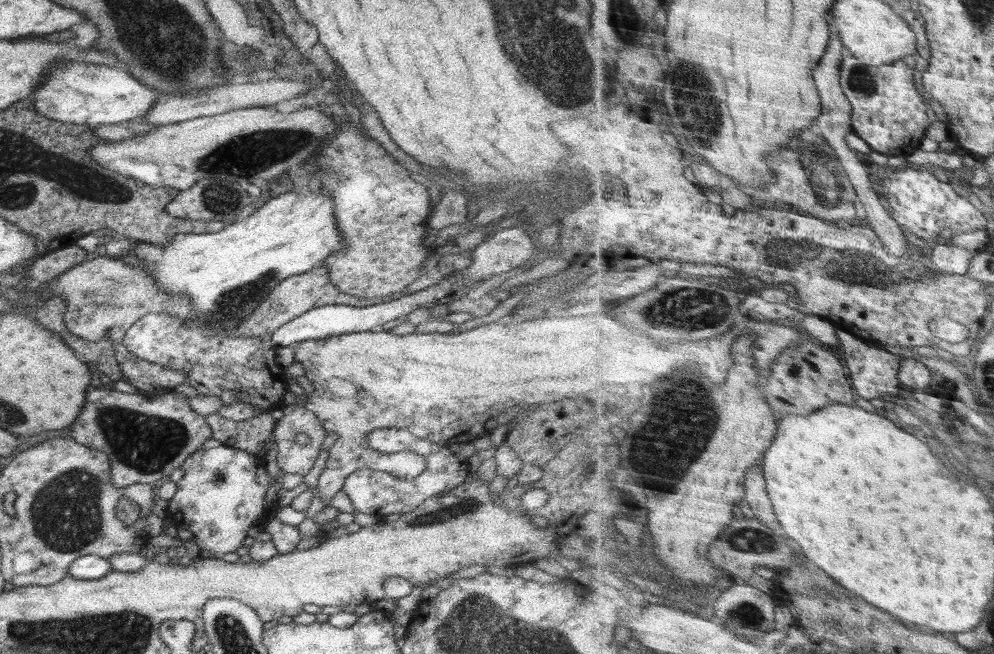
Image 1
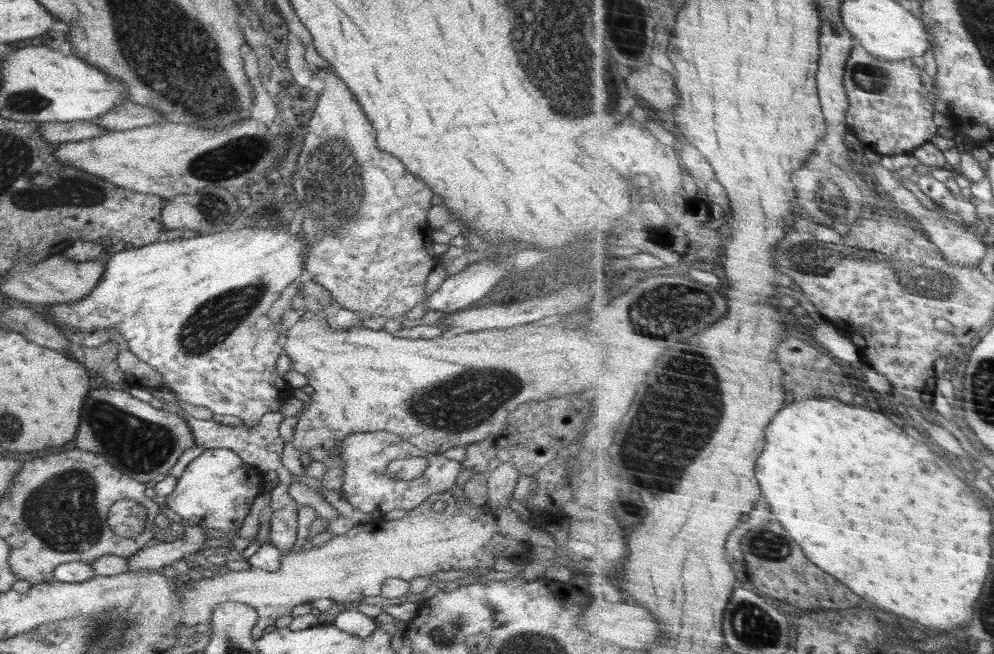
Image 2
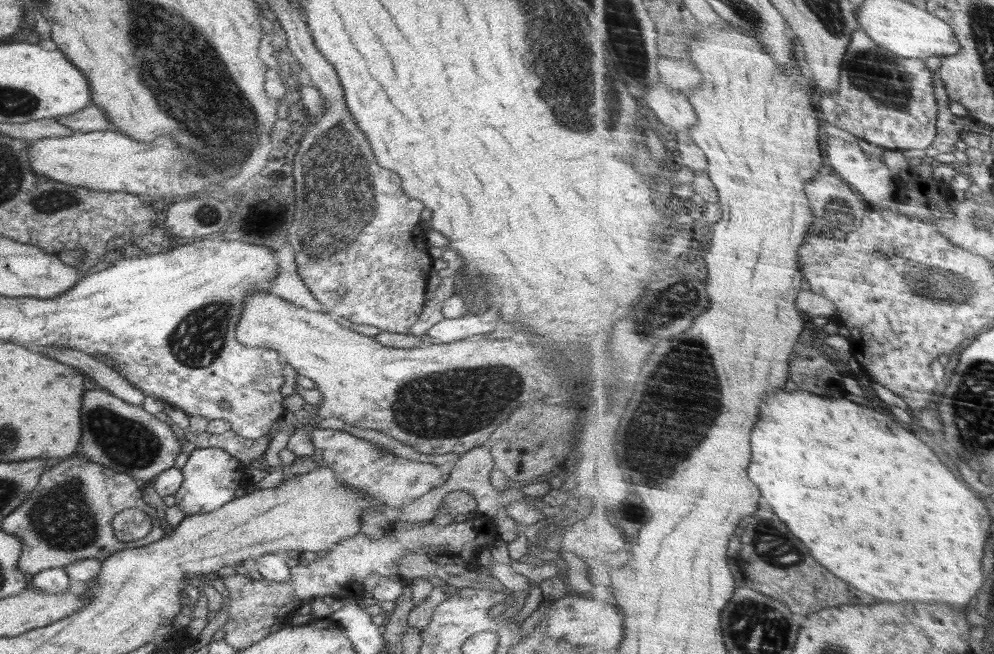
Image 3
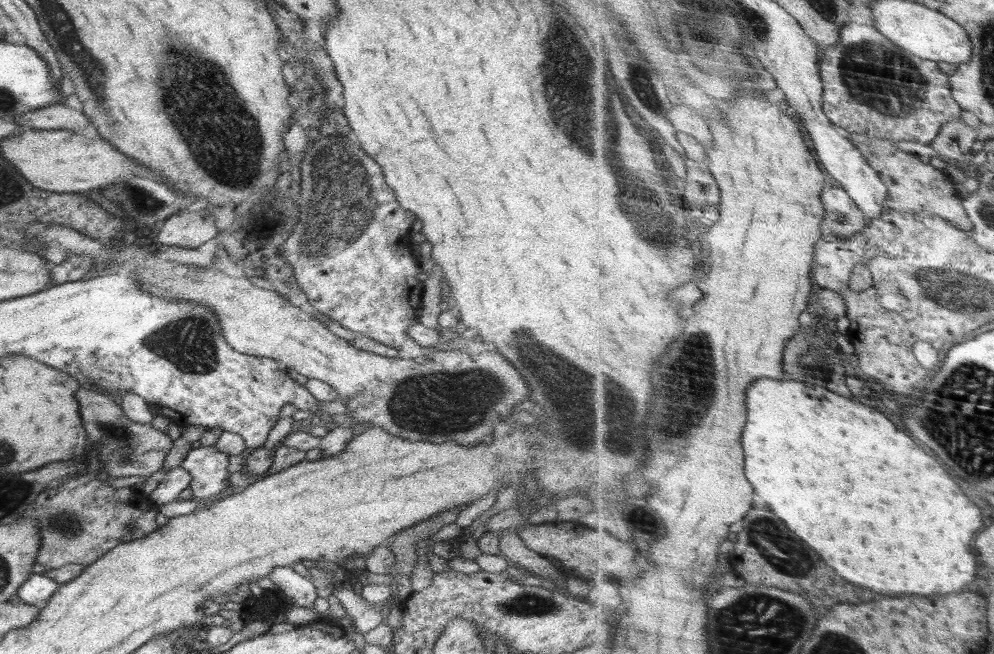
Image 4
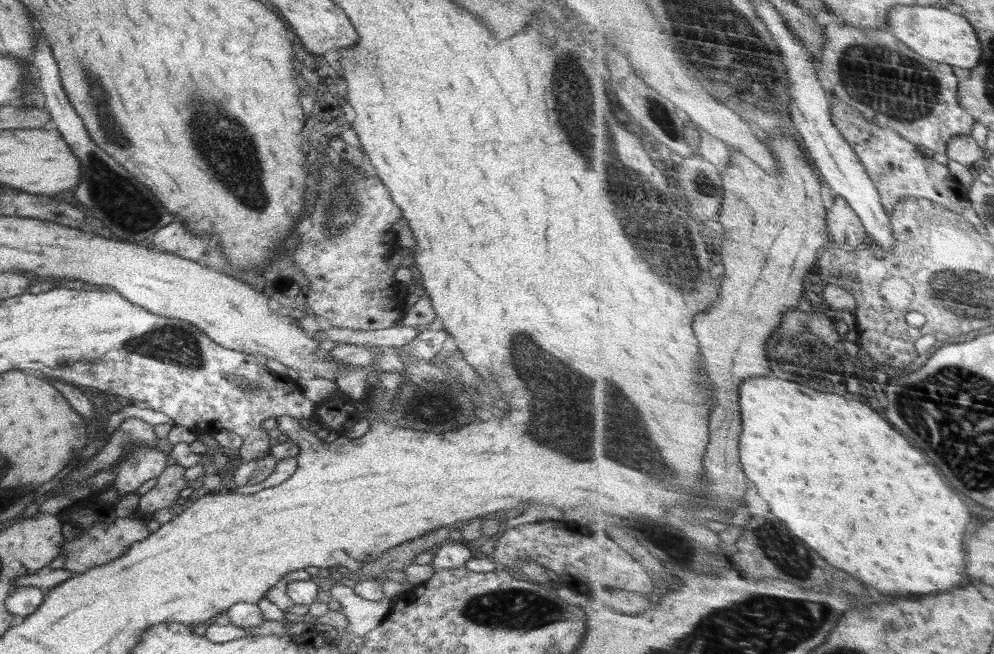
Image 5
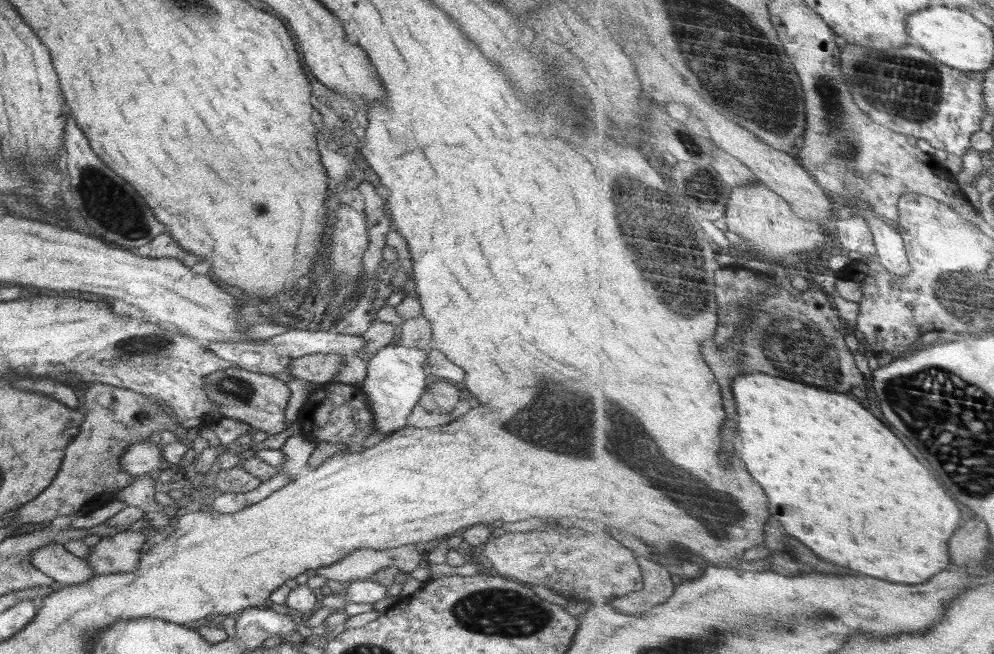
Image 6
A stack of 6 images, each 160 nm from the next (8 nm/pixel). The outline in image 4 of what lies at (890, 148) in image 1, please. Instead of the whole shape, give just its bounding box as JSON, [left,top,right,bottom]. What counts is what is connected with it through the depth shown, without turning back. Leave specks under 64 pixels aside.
[820,24,964,145]

